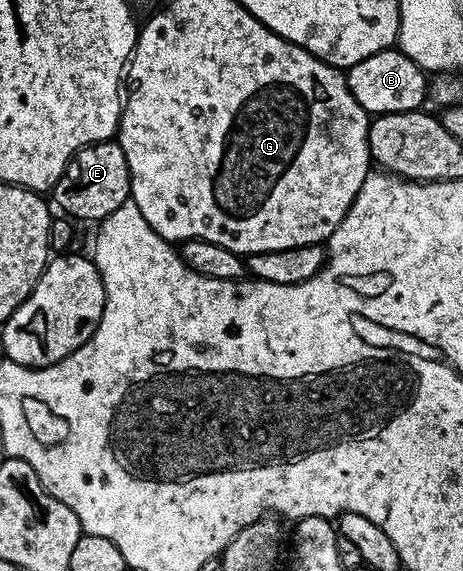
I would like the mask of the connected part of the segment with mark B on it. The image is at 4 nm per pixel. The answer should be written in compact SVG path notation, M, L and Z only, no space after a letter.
M398 48L366 56L366 60L347 67L346 77L354 100L358 100L358 104L369 116L421 109L428 96L429 79L426 71Z

